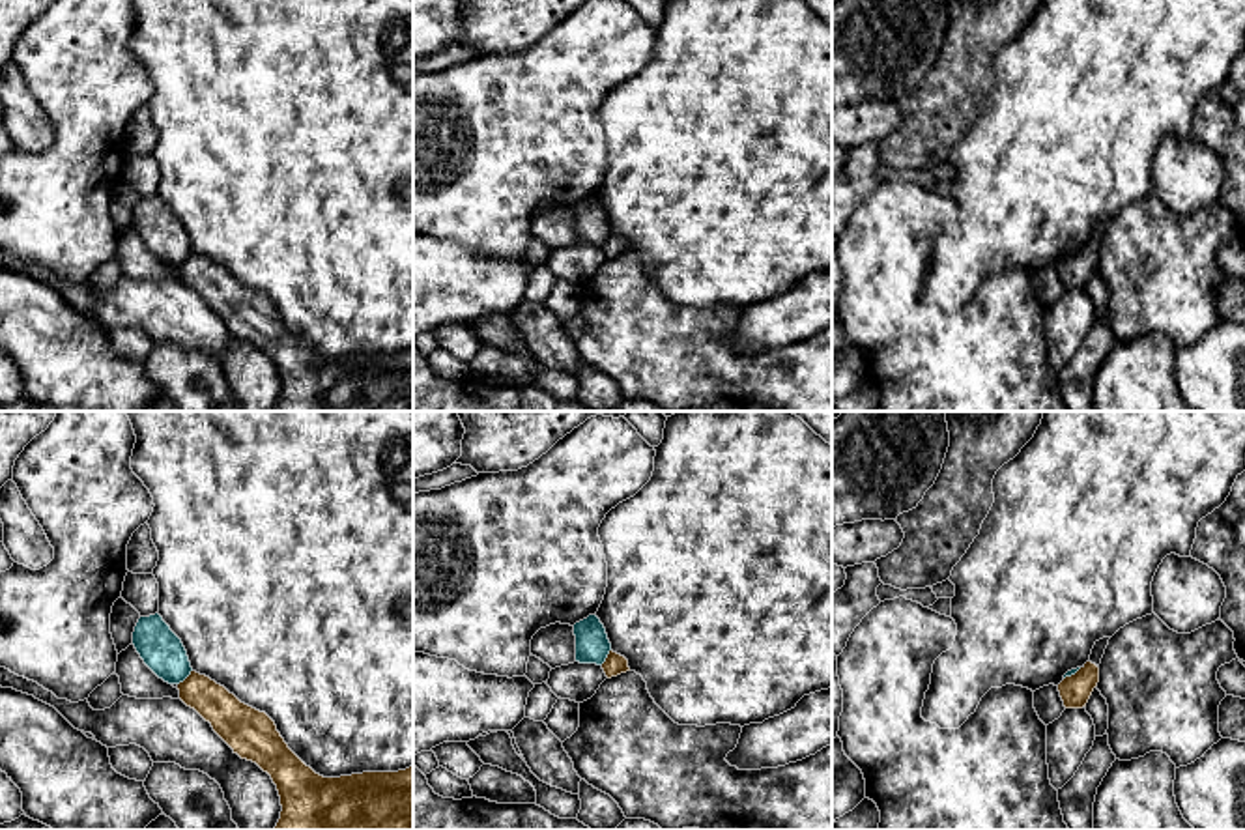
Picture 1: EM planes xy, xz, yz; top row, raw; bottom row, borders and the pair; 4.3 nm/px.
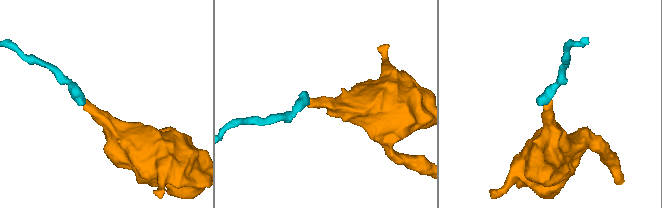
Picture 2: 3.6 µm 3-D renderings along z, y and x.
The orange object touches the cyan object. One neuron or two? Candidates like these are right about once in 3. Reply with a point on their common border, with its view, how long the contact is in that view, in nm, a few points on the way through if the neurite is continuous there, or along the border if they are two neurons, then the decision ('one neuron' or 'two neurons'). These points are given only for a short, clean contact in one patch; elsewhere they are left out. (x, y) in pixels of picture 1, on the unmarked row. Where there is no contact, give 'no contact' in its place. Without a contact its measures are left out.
xy (187, 258) | 90 nm | along xy (191, 251), (178, 266) | two neurons

